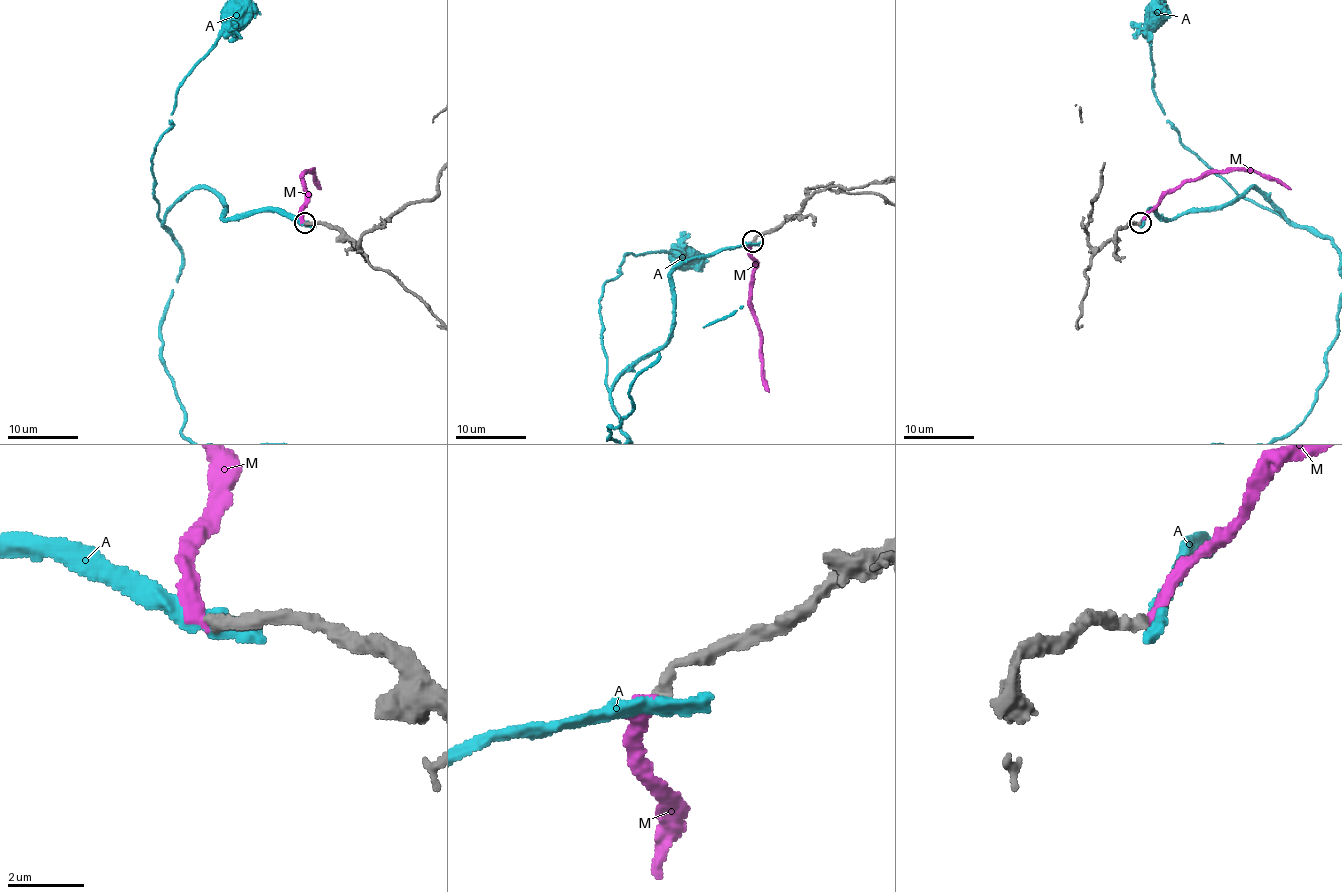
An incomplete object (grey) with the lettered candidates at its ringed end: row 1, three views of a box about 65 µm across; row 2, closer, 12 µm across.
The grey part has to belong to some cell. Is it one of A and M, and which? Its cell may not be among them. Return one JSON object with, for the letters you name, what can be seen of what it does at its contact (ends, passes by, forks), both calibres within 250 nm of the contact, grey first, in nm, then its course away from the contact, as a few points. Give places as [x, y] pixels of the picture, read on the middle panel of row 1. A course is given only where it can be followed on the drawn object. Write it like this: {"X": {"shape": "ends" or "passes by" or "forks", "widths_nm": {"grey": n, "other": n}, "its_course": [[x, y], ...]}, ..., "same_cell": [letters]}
{"same_cell": []}

